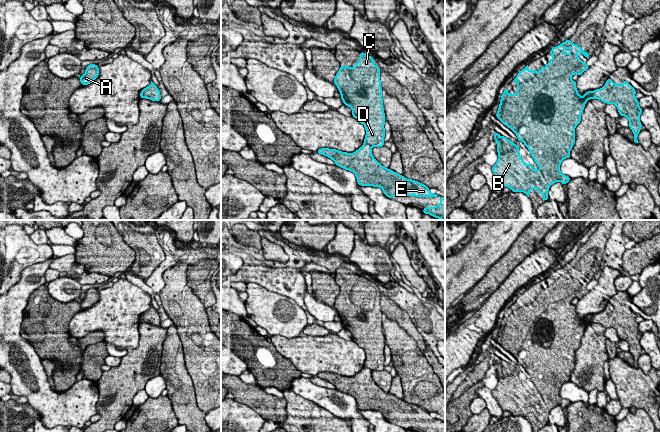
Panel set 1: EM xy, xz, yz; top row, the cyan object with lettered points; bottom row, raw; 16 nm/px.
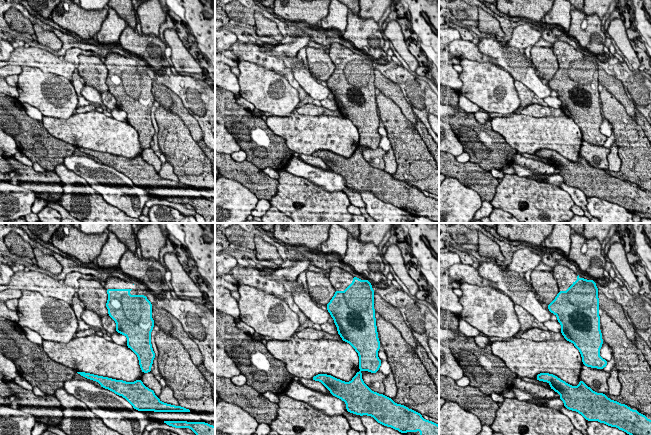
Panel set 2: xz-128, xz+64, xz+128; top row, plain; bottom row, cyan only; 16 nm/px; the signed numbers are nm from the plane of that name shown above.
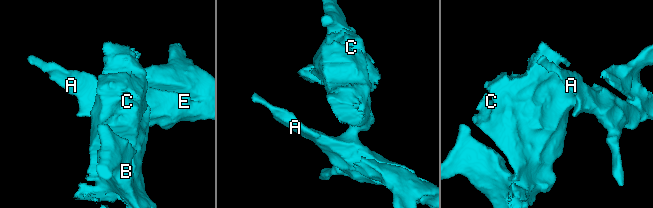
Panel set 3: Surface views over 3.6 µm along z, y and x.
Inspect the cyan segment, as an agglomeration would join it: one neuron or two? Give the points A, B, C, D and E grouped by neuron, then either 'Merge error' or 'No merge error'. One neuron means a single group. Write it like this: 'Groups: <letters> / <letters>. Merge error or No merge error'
Groups: A E / B C D. Merge error

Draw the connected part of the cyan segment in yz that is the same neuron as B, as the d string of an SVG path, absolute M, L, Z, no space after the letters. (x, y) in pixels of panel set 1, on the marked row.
M567 39L557 47L554 46L549 52L552 55L552 60L548 61L545 67L540 68L537 72L536 70L529 70L527 65L523 70L518 72L516 78L513 80L513 82L515 81L517 83L517 92L515 94L509 94L508 88L506 88L501 96L496 117L517 135L519 141L524 143L530 151L531 157L539 167L539 170L536 171L532 165L526 164L519 154L519 146L495 132L493 136L497 143L498 160L492 167L492 171L500 183L504 187L510 188L513 192L523 192L529 197L531 190L536 189L543 196L543 201L546 201L549 199L548 191L551 185L558 181L562 185L567 184L571 179L569 176L563 175L560 172L560 165L564 159L570 158L570 151L575 143L575 128L581 121L585 104L592 98L593 94L593 91L587 91L583 96L580 96L576 89L576 81L571 79L574 74L580 76L589 68L577 56L578 52L583 54L587 59L590 57L587 52L571 42L570 39Z

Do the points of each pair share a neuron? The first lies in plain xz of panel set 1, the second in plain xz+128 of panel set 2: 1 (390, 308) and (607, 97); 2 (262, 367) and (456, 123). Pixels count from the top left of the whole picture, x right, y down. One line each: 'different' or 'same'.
1: different
2: same

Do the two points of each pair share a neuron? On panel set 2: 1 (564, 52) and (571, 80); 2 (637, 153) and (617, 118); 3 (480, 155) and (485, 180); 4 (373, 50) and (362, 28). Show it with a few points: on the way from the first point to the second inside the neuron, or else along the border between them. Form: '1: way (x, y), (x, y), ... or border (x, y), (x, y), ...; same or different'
1: way (569, 59), (571, 62), (571, 73); same
2: way (635, 144), (624, 127); same
3: border (469, 161), (477, 163), (489, 172); different
4: way (372, 45), (363, 33); same

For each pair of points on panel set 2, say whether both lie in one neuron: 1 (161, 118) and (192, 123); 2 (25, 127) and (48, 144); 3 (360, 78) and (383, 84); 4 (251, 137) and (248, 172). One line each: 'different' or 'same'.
1: different
2: same
3: different
4: different

